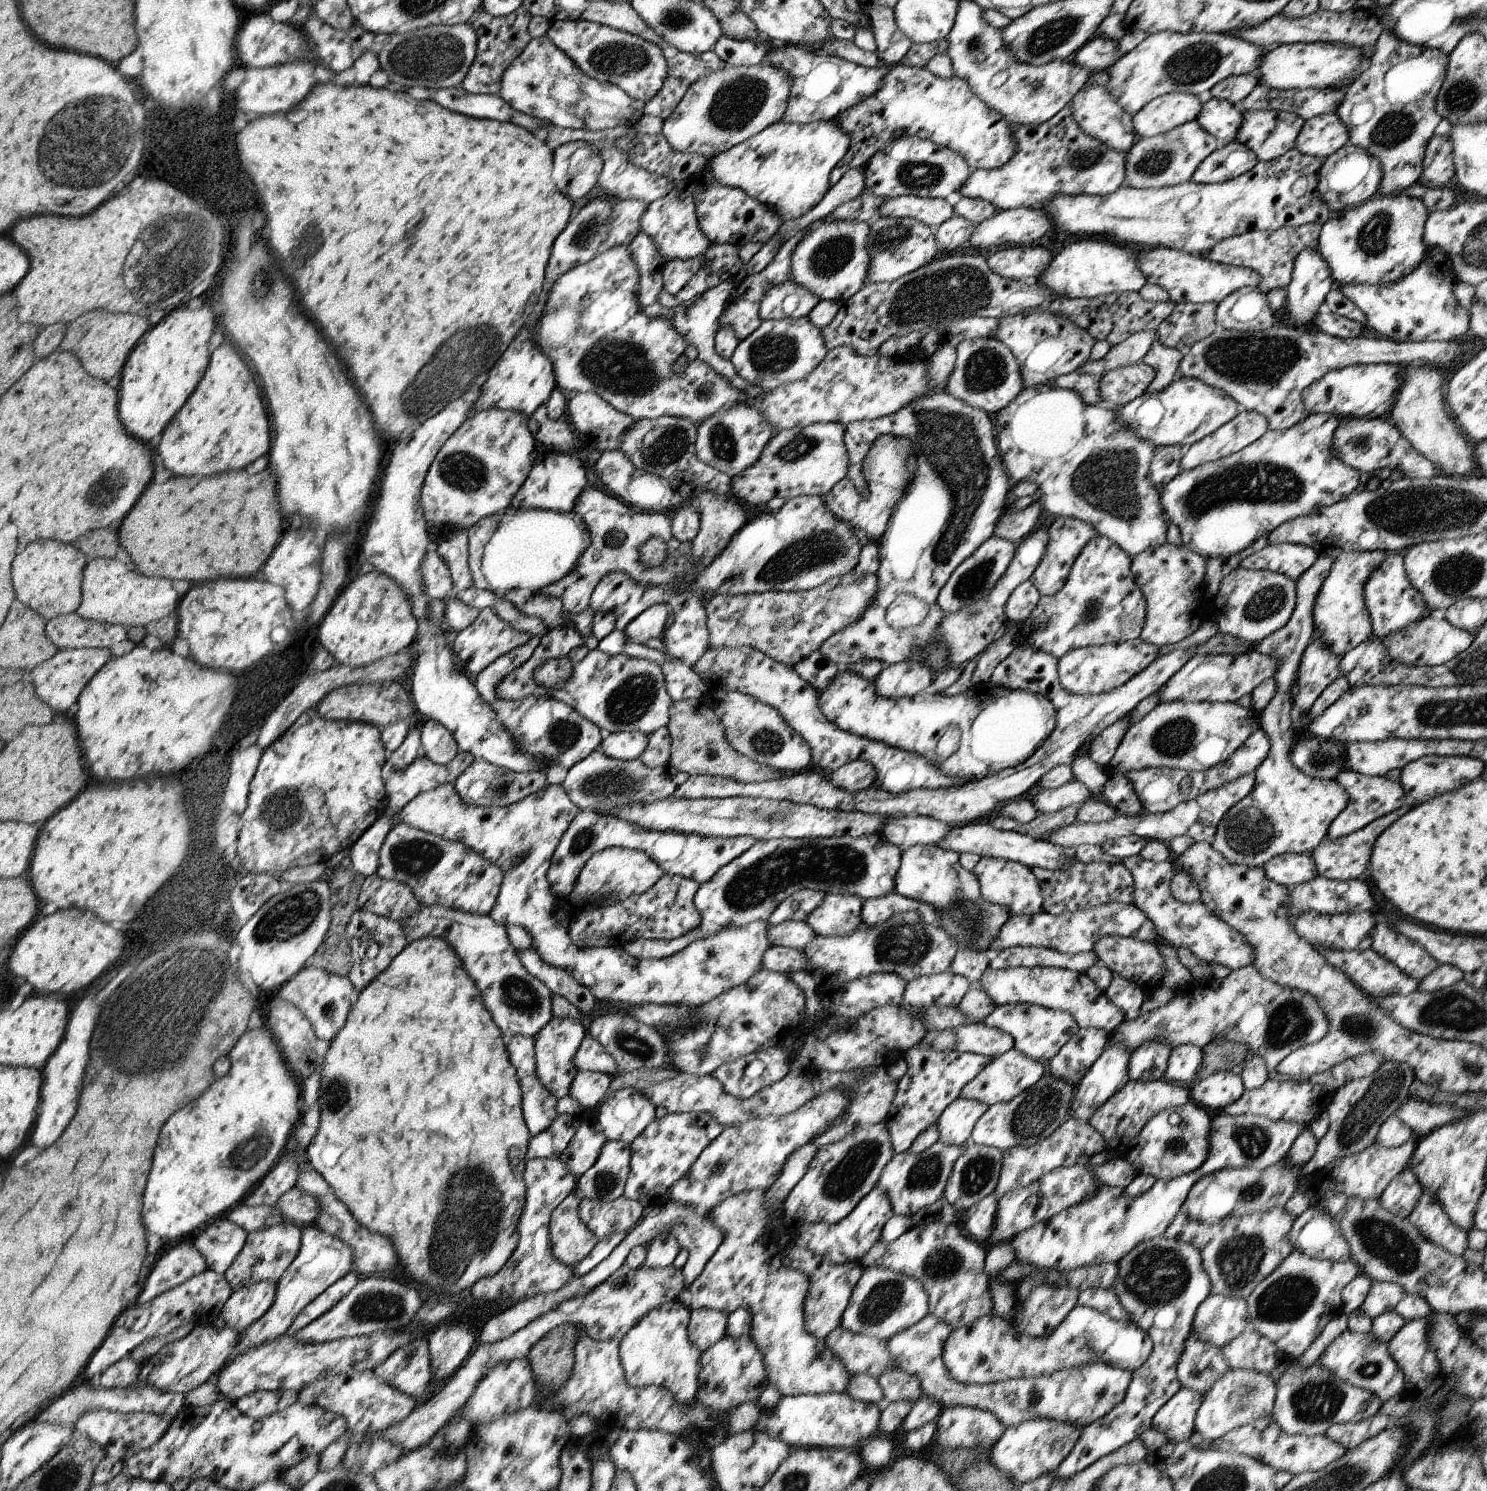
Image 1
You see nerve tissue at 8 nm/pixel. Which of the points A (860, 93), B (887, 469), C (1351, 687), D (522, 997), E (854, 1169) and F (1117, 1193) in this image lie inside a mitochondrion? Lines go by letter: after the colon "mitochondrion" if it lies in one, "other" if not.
A: other
B: mitochondrion
C: other
D: mitochondrion
E: mitochondrion
F: other

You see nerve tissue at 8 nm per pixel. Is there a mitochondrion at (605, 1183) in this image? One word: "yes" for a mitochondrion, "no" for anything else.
yes

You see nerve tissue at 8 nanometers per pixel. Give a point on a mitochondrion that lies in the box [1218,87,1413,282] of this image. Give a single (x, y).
(1373, 240)

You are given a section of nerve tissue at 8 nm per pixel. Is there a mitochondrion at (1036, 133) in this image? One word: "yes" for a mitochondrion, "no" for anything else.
no

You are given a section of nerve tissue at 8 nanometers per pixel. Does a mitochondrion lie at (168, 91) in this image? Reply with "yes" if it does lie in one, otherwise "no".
no

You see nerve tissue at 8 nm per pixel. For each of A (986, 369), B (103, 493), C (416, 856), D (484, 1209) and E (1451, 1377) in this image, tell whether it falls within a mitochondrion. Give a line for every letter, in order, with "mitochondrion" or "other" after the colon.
A: mitochondrion
B: mitochondrion
C: mitochondrion
D: mitochondrion
E: other

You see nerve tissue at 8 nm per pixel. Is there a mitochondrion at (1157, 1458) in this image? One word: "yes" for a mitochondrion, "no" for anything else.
no

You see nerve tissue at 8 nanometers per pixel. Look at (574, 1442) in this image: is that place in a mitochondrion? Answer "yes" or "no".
no

